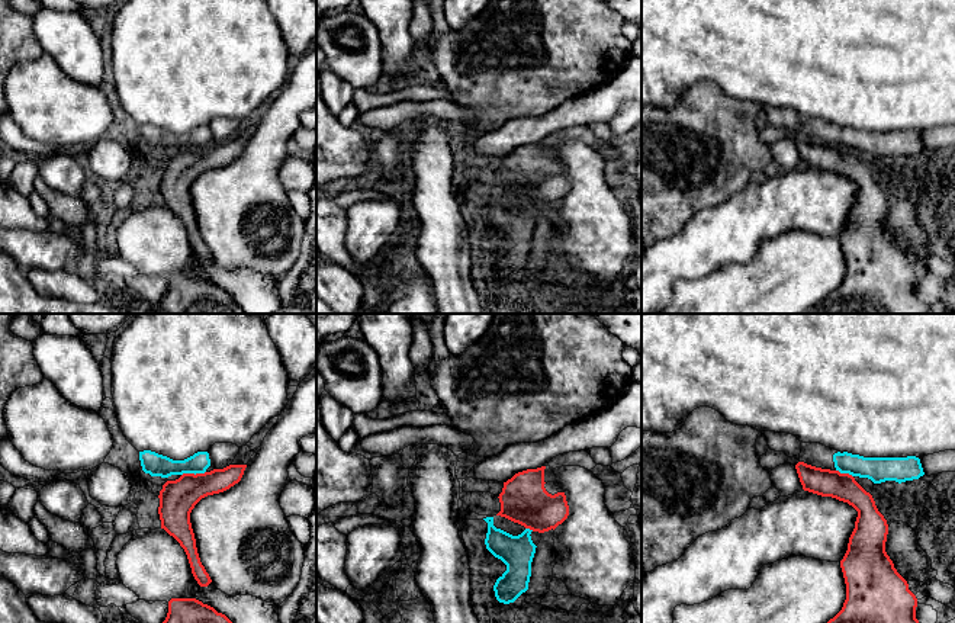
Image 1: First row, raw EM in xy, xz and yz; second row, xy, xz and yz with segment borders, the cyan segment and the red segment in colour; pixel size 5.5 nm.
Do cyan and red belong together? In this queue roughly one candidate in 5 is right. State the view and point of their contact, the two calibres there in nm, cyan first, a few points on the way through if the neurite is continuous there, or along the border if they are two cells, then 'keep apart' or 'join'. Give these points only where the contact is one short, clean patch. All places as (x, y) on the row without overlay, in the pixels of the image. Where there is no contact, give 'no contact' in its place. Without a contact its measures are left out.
xy (193, 147) | 130/200 nm | along xy (205, 145), (182, 150) | keep apart

